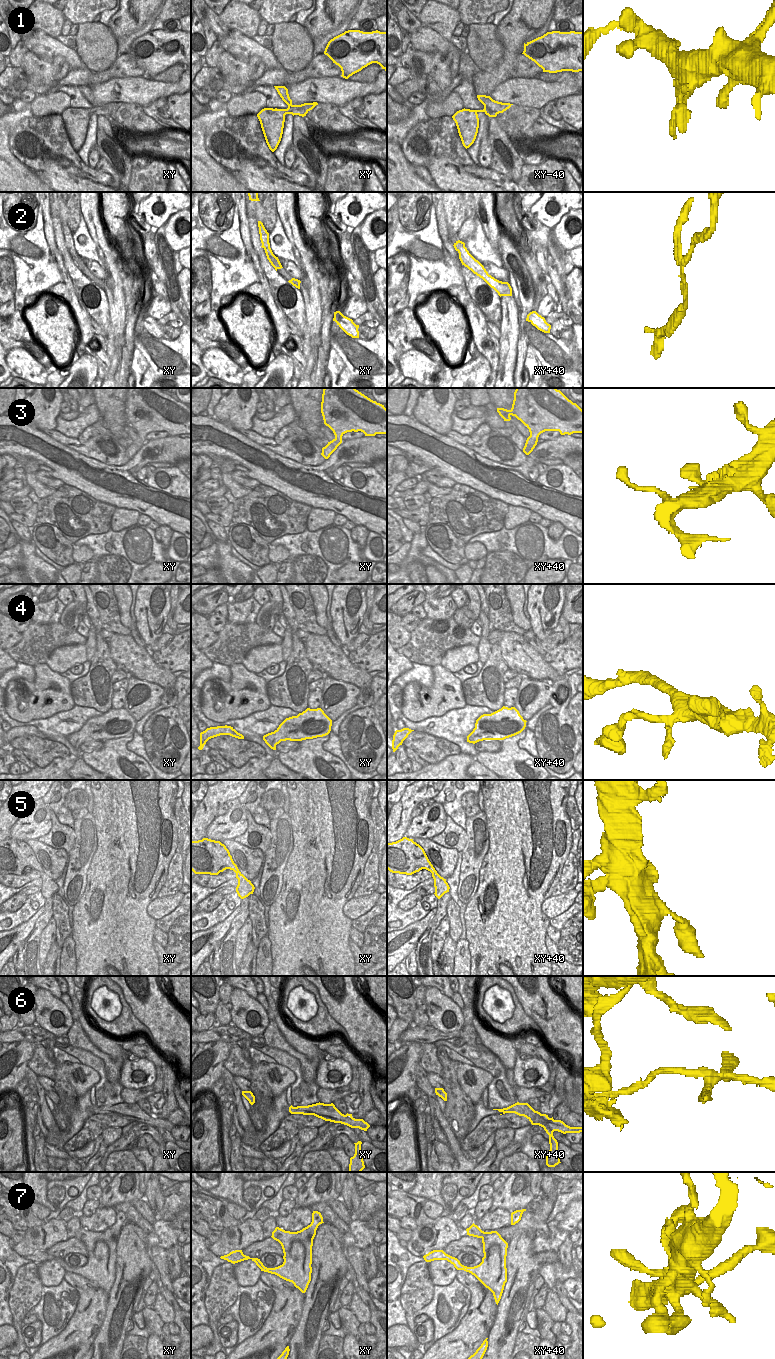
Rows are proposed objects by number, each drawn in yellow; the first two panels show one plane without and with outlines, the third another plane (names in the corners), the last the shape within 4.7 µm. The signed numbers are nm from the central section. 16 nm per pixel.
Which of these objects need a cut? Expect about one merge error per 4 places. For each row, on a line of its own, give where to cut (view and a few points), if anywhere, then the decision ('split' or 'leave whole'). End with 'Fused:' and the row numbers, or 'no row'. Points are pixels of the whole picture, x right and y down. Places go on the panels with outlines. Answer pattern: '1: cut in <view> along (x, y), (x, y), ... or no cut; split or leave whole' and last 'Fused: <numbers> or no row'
1: no cut; leave whole
2: cut in xy along (273, 254), (267, 256); split
3: no cut; leave whole
4: no cut; leave whole
5: no cut; leave whole
6: cut in xy+40 along (541, 1114), (546, 1124), (553, 1131); split
7: no cut; leave whole
Fused: 2, 6

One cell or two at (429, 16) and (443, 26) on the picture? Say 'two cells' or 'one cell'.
one cell

